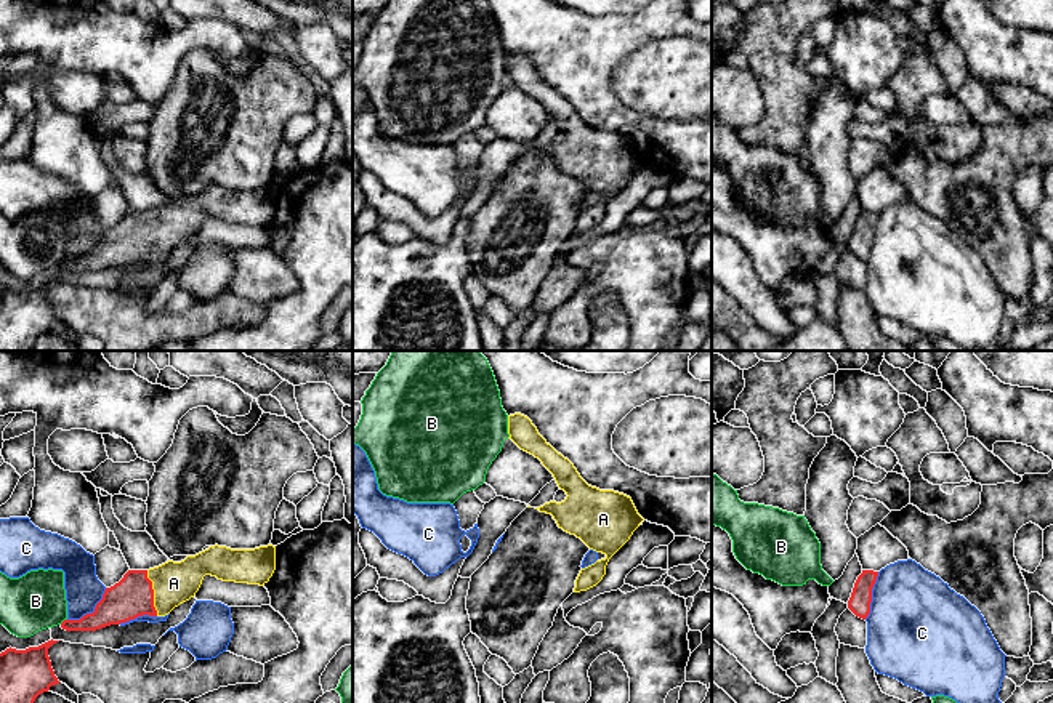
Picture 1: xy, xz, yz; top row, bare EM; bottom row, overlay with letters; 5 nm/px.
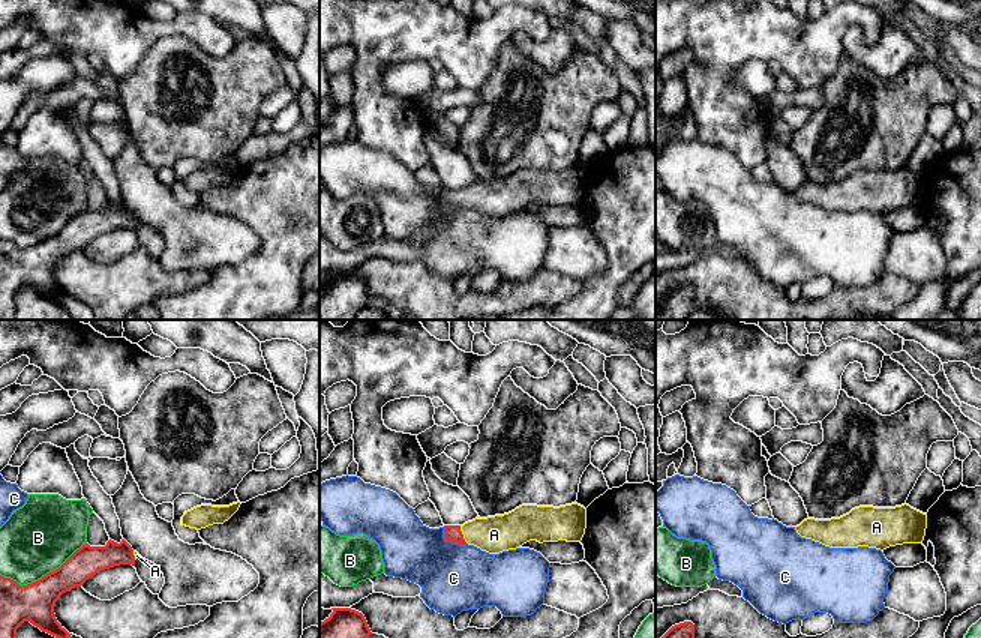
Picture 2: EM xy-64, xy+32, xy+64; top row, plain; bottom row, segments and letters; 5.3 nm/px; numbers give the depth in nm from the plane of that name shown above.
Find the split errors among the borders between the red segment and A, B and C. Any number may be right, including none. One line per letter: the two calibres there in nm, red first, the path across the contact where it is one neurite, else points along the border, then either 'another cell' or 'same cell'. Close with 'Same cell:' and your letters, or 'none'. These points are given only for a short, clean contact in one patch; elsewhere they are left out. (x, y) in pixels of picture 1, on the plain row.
A: 200 nm thick on the red side, 220 nm on the other; runs through xy (133, 237), (153, 234), (173, 224); same cell
B: 160 nm thick on the red side, 300 nm on the other; another cell
C: 200 nm thick on the red side, 180 nm on the other; another cell
Same cell: A

